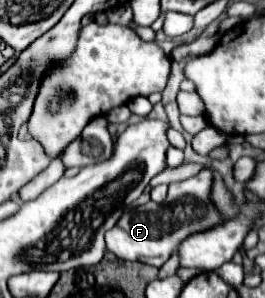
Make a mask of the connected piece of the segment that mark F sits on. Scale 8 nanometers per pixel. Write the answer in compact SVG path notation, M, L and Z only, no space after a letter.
M205 168L193 178L171 182L165 204L147 202L141 208L127 210L119 218L119 222L105 234L107 250L113 252L119 260L145 262L157 268L163 266L185 238L219 224L221 218L209 200L211 180L211 170Z

